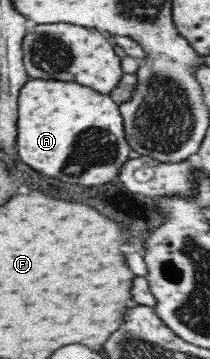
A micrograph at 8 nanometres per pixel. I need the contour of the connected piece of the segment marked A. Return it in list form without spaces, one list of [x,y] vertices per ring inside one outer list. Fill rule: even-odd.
[[[30,79],[20,91],[18,108],[19,157],[40,176],[88,188],[108,184],[119,178],[122,167],[130,158],[132,148],[126,138],[121,108],[112,100],[111,95],[100,94],[93,88],[78,83]]]

